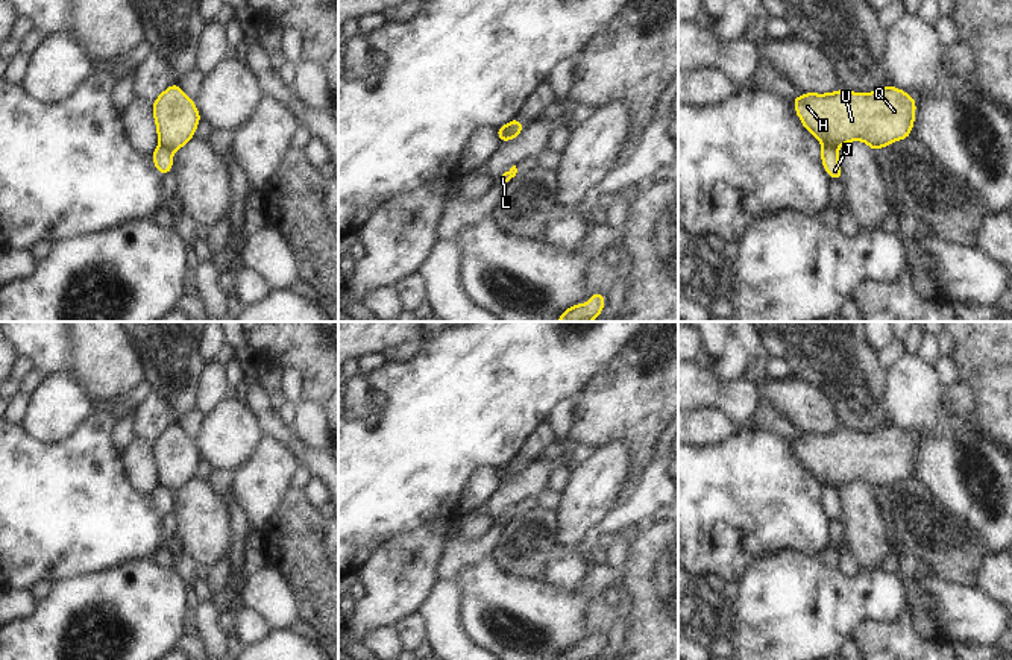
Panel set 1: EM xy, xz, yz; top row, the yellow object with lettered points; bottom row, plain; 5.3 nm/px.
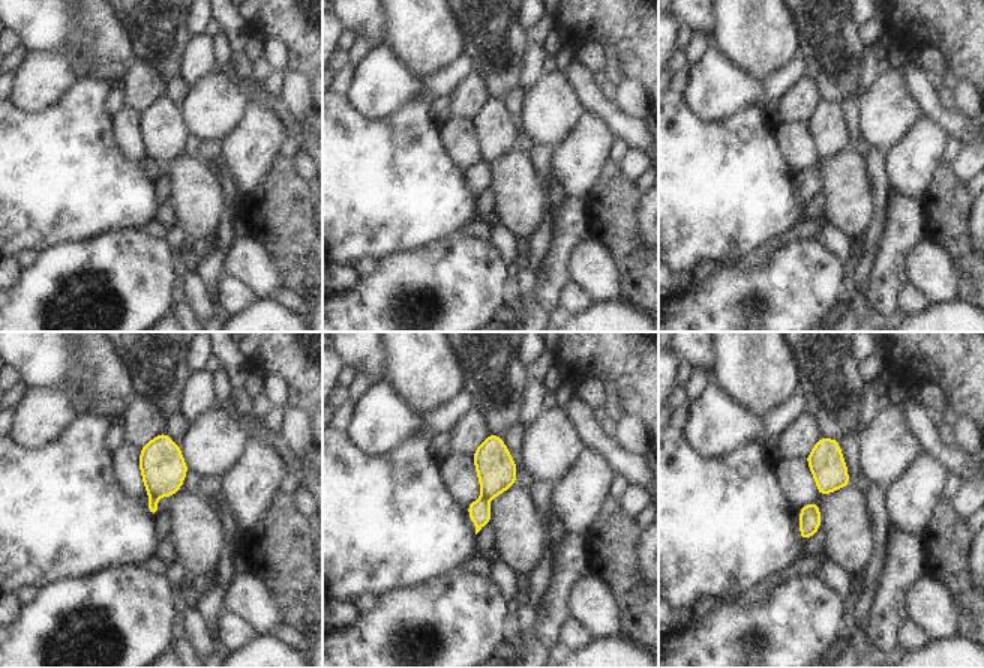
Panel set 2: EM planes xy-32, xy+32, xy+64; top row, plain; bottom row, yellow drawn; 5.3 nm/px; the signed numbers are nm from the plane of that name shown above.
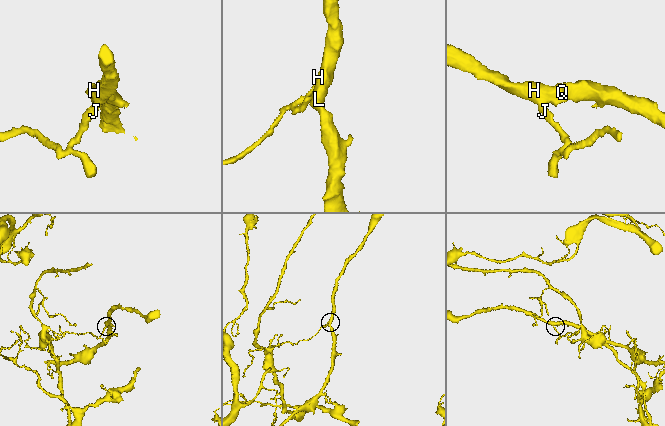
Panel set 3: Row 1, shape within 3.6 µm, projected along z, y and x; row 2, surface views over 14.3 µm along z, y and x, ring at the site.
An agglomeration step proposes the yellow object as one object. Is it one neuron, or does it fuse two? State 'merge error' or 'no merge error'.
merge error

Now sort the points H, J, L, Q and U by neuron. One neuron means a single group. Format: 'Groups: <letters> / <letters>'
Groups: H L Q U / J.

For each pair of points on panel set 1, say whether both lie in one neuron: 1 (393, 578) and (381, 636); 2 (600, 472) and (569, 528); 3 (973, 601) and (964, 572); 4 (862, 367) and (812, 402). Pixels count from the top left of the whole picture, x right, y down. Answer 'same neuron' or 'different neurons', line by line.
1: different neurons
2: same neuron
3: different neurons
4: different neurons

